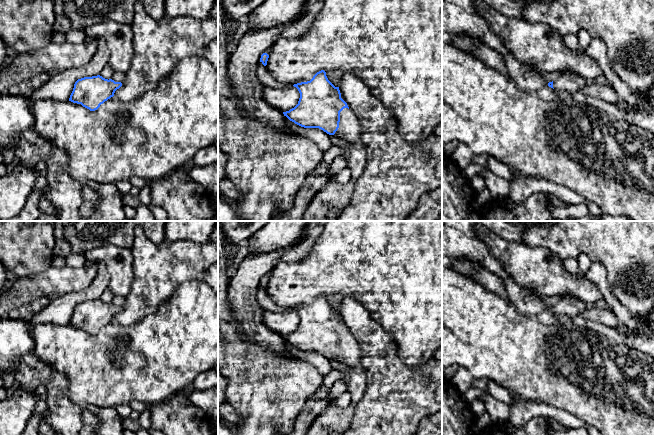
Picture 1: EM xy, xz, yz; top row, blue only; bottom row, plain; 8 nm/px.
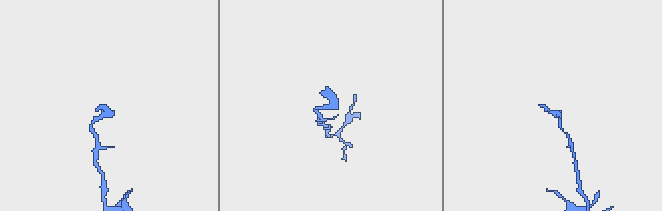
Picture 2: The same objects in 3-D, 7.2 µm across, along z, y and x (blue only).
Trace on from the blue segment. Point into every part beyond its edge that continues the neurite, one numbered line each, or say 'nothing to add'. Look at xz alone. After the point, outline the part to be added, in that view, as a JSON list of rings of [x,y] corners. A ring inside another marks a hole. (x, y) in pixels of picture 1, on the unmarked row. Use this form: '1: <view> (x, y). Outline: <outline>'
1: xz (349, 353). Outline: [[[344,332],[340,336],[339,352],[334,359],[351,367],[362,368],[361,358],[362,352],[358,342],[350,333]]]

